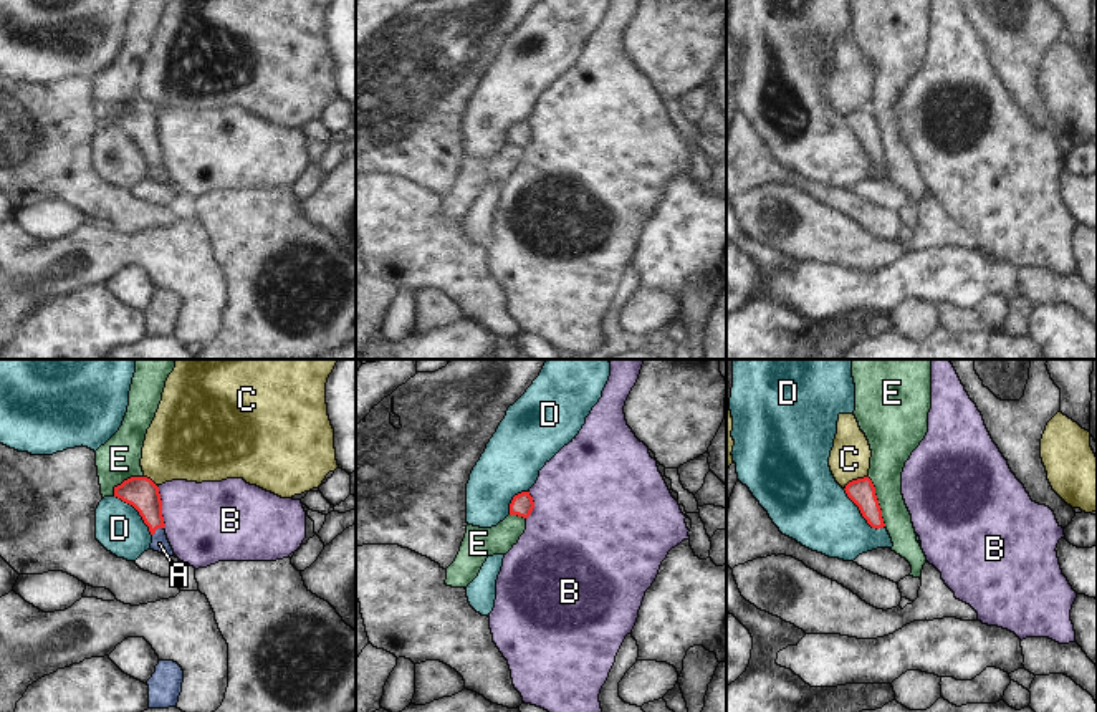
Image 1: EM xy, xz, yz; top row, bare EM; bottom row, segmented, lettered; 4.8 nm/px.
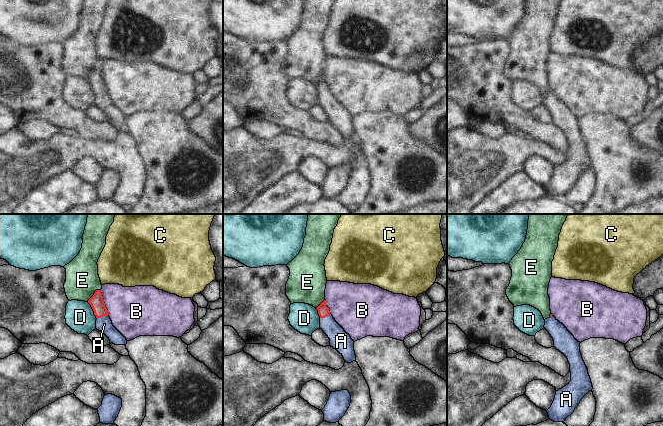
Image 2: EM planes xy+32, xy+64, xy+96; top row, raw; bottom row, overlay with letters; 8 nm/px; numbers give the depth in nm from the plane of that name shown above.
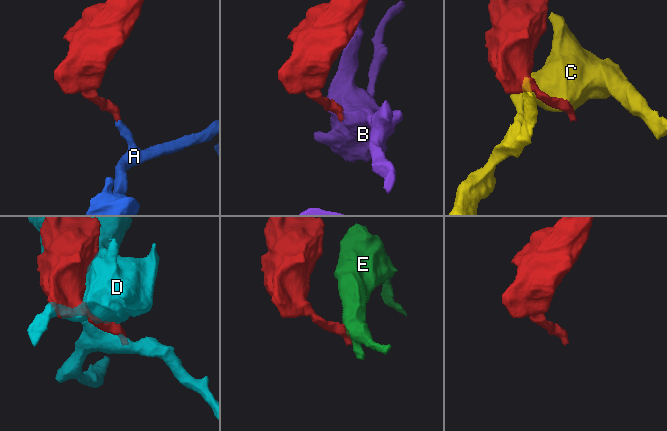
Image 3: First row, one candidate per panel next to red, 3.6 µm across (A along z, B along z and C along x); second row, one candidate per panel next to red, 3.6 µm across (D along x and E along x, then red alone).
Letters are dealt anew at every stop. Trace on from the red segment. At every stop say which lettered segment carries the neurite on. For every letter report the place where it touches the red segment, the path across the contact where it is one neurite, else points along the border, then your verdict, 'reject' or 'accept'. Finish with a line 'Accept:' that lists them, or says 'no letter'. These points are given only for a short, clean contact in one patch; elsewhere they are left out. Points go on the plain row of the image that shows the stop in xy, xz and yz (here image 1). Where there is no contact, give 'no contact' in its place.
A: meets red in xy at (156, 158); runs through xy (143, 123), (156, 158), (159, 173); accept
B: meets red in xy at (161, 136); border along xy (156, 115), (161, 125), (164, 156); reject
C: meets red in yz at (854, 110); border along yz (867, 105), (852, 108), (844, 118); reject
D: meets red in yz at (861, 141); reject
E: meets red in yz at (877, 131); border along yz (867, 106), (874, 116), (886, 154); reject
Accept: A

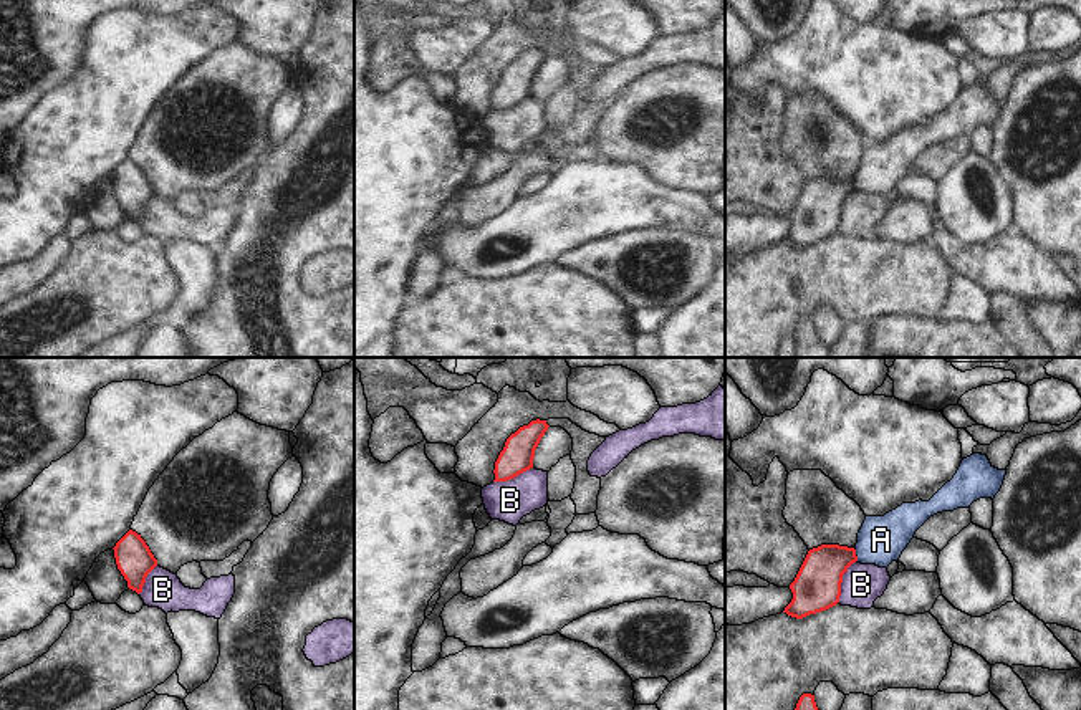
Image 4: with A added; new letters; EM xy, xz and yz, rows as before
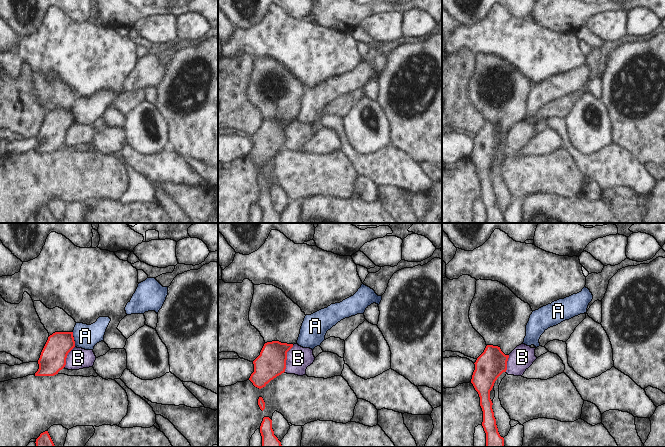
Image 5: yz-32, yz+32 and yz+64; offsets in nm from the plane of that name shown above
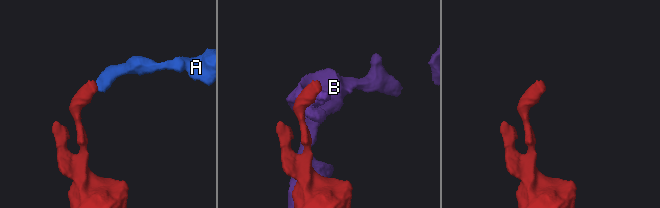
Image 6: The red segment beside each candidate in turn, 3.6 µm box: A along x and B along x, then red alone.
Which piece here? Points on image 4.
A: meets red in yz at (855, 184); border along yz (853, 177), (858, 189); reject
B: meets red in yz at (841, 211); border along yz (856, 189), (843, 204), (841, 224), (836, 232); reject
Accept: no letter

